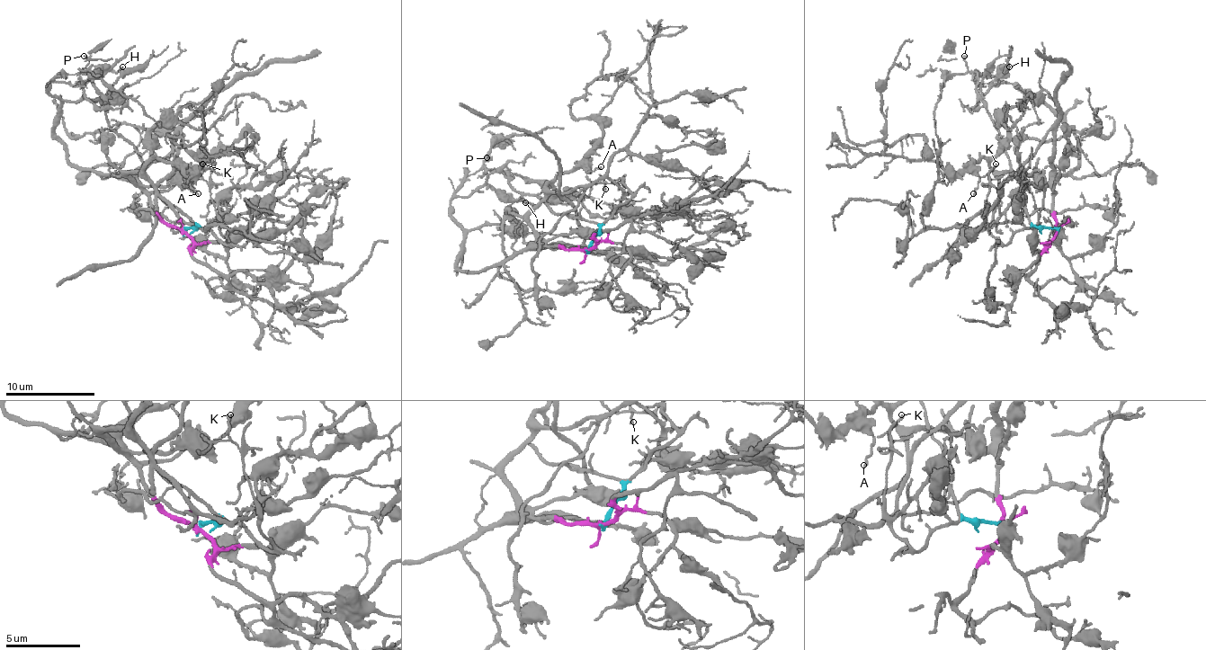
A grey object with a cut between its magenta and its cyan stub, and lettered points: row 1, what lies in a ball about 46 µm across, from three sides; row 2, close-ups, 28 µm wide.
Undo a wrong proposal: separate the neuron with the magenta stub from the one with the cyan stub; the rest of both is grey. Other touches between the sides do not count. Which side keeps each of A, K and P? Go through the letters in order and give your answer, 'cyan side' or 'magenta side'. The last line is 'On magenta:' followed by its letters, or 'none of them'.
A: magenta side
K: cyan side
P: cyan side
On magenta: A

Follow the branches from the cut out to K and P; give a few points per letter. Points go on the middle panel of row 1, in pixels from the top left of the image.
K: (588, 252), (597, 229), (630, 196), (620, 178), (606, 182), (606, 190)
P: (588, 252), (599, 227), (594, 223), (557, 214), (523, 196), (499, 169), (484, 167), (486, 158)

